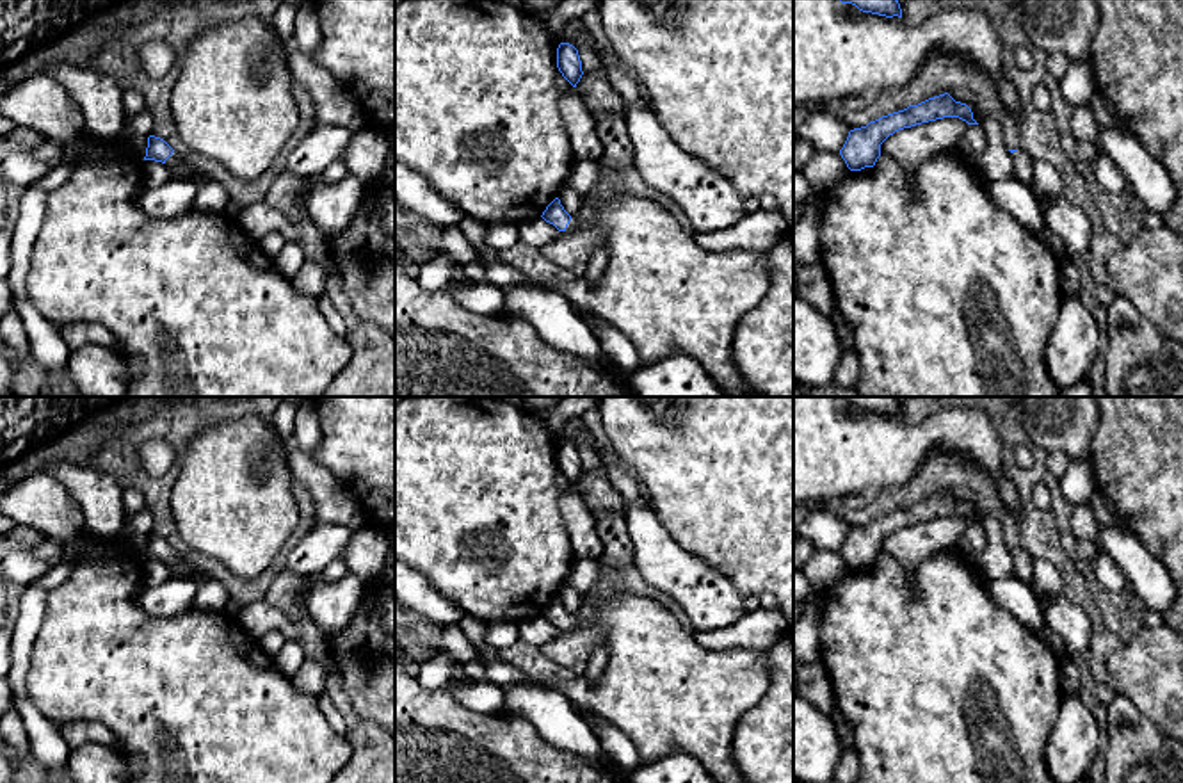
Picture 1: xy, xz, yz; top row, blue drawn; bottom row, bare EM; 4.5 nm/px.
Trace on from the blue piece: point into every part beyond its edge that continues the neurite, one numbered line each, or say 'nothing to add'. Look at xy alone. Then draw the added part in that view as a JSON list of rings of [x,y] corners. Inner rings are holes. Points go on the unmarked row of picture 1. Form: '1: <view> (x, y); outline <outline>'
1: xy (178, 566); outline [[[176,548],[165,559],[165,566],[171,569],[171,575],[174,575],[174,577],[196,580],[194,566],[190,562],[187,562]]]

